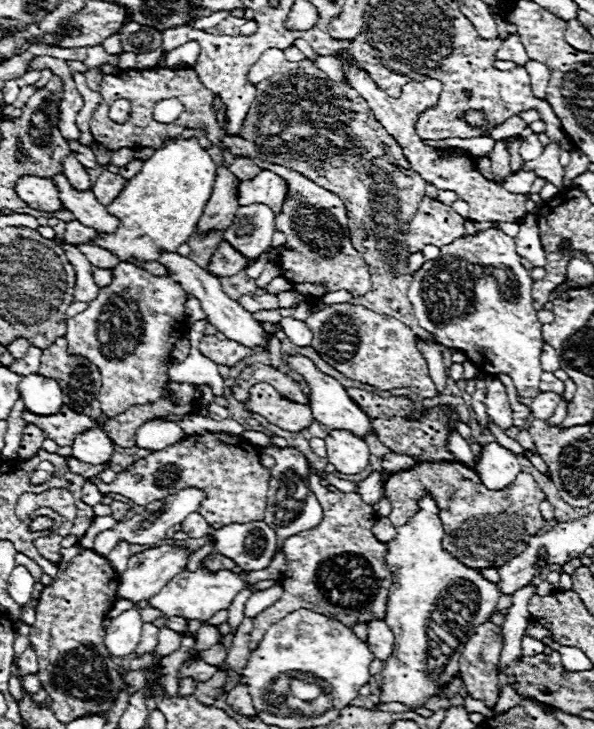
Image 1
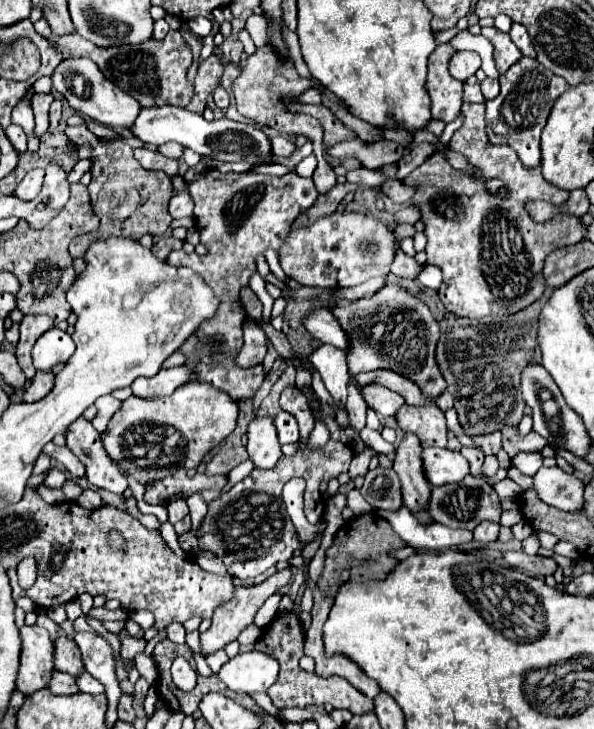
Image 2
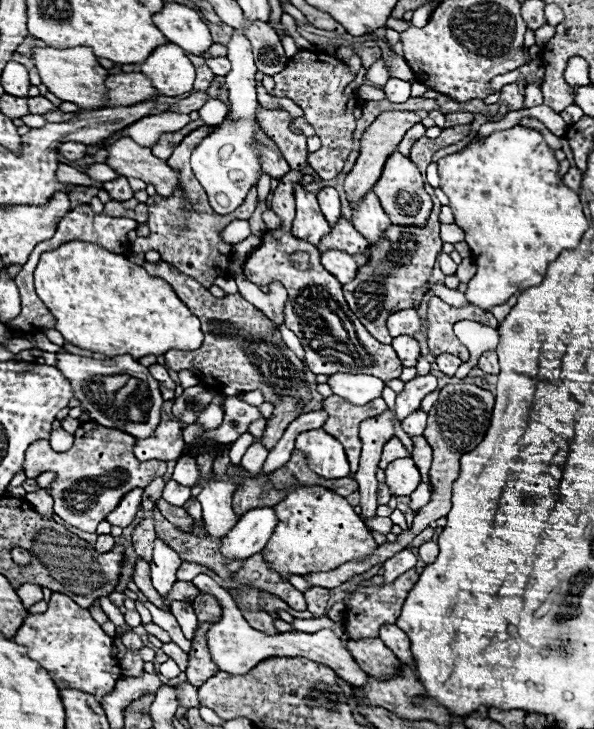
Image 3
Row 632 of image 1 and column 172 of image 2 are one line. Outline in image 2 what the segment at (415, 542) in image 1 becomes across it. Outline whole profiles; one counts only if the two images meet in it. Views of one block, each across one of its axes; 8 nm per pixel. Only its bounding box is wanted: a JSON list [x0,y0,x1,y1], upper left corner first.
[102,380,238,482]

